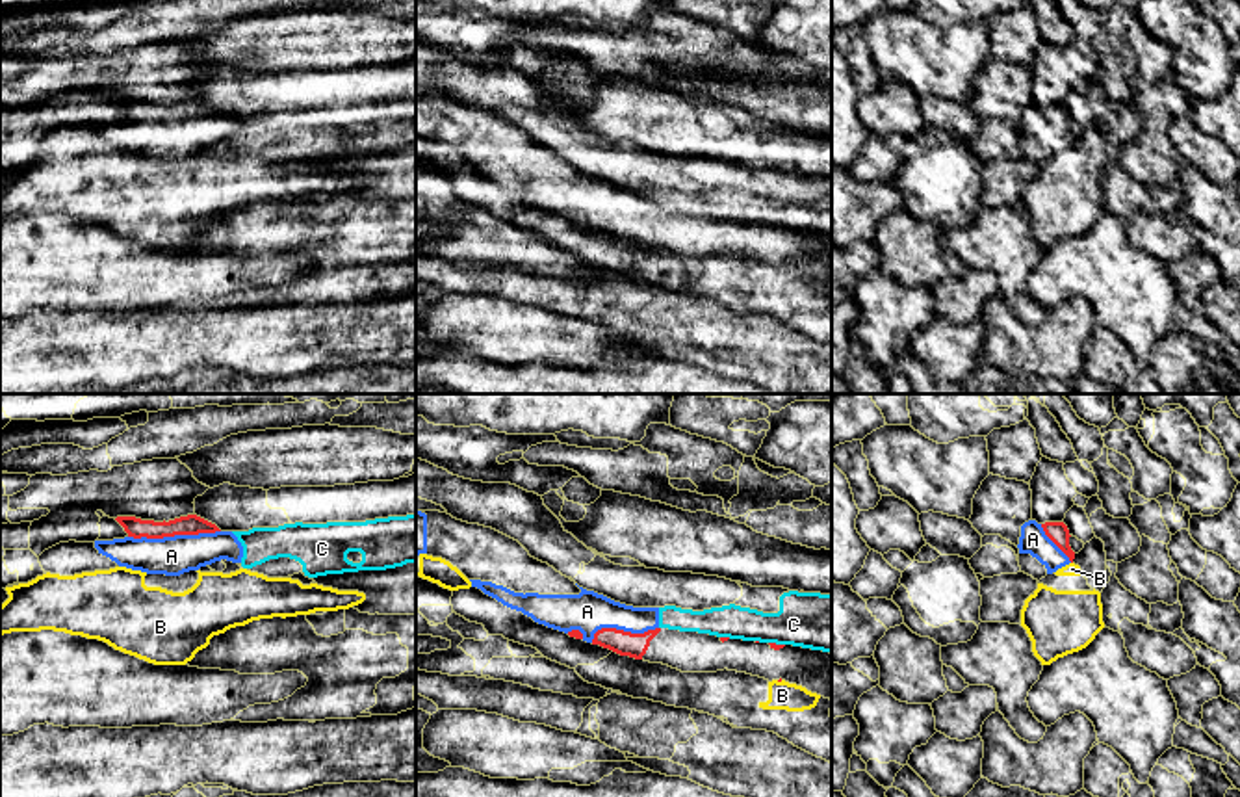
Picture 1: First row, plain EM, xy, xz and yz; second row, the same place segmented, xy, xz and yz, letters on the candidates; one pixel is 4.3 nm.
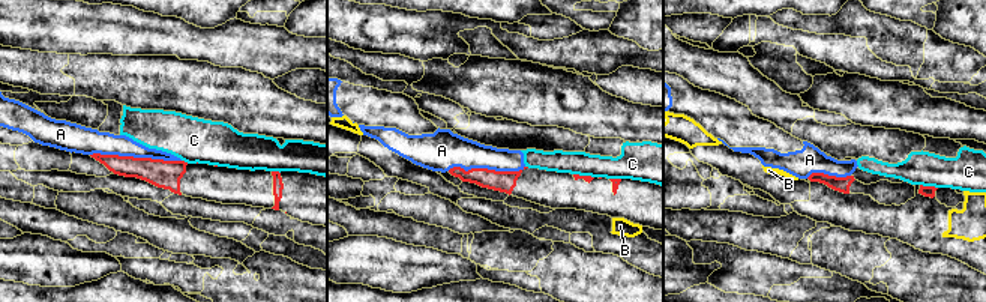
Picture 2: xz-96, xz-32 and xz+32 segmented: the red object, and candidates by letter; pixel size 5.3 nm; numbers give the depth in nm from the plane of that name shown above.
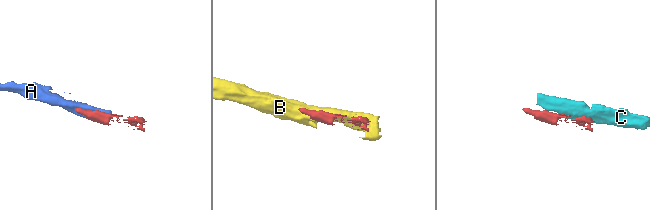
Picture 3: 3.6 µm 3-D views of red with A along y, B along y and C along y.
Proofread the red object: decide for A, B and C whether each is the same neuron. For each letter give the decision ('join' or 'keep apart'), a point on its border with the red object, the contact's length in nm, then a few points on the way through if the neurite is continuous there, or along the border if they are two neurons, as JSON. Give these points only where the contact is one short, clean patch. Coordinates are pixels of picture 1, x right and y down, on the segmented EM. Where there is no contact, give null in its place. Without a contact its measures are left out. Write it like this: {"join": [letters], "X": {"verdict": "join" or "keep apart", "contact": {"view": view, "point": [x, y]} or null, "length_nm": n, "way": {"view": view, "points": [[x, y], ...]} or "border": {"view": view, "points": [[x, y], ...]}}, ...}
{"join": ["A"], "A": {"verdict": "join", "contact": {"view": "xy", "point": [173, 535]}, "length_nm": 400}, "B": {"verdict": "keep apart", "contact": null}, "C": {"verdict": "keep apart", "contact": {"view": "xz", "point": [774, 643]}, "length_nm": 70}}

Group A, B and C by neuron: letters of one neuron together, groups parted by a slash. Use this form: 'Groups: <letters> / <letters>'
Groups: A / B / C

